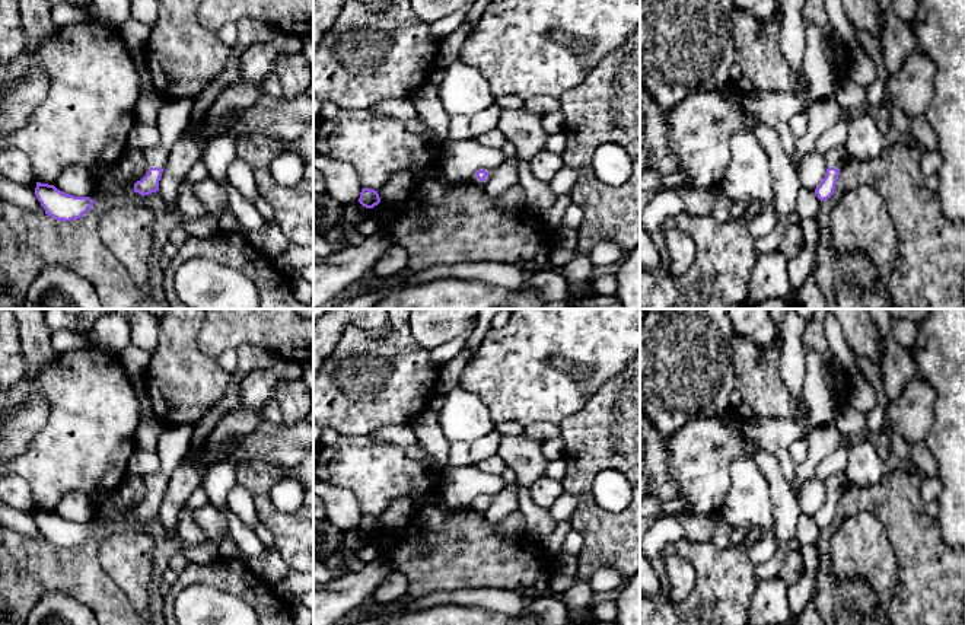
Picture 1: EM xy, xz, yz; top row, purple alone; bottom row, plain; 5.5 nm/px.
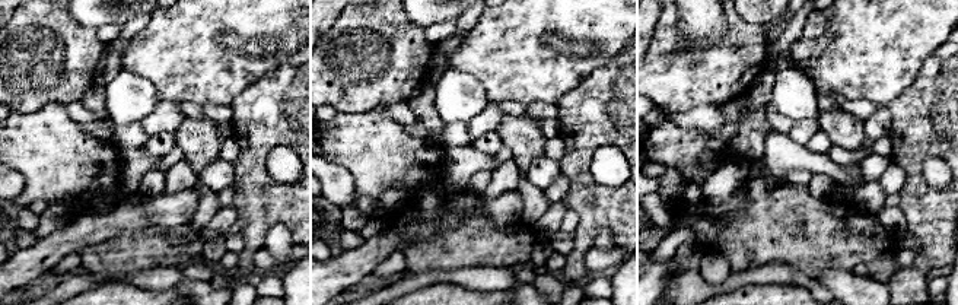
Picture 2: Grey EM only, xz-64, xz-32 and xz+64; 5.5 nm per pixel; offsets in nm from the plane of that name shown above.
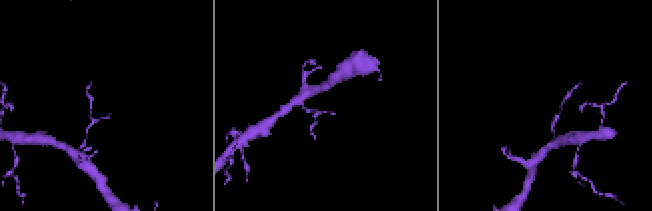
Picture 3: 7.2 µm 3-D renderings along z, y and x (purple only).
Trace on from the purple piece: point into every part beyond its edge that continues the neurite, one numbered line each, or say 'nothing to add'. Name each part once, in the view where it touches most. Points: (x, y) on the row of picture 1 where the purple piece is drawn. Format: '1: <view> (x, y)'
1: xz (489, 169)

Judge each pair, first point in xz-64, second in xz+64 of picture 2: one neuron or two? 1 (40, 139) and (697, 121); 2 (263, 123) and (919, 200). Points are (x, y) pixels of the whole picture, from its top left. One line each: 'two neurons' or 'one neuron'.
1: two neurons
2: one neuron

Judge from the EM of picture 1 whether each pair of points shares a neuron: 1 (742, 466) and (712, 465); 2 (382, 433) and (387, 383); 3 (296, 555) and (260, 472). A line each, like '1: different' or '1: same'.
1: different
2: different
3: same

